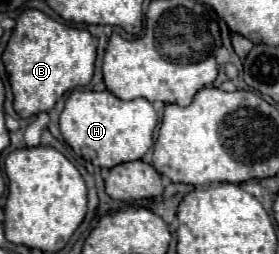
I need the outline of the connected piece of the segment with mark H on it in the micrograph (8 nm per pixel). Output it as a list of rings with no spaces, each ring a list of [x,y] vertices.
[[[74,90],[68,100],[66,106],[60,114],[60,130],[64,140],[72,146],[72,150],[80,156],[86,156],[94,166],[100,168],[112,168],[116,164],[128,162],[128,160],[140,160],[148,148],[154,144],[154,128],[156,128],[156,112],[152,108],[152,104],[146,98],[136,98],[136,100],[120,100],[116,98],[110,90],[104,92],[94,92],[94,90]]]

